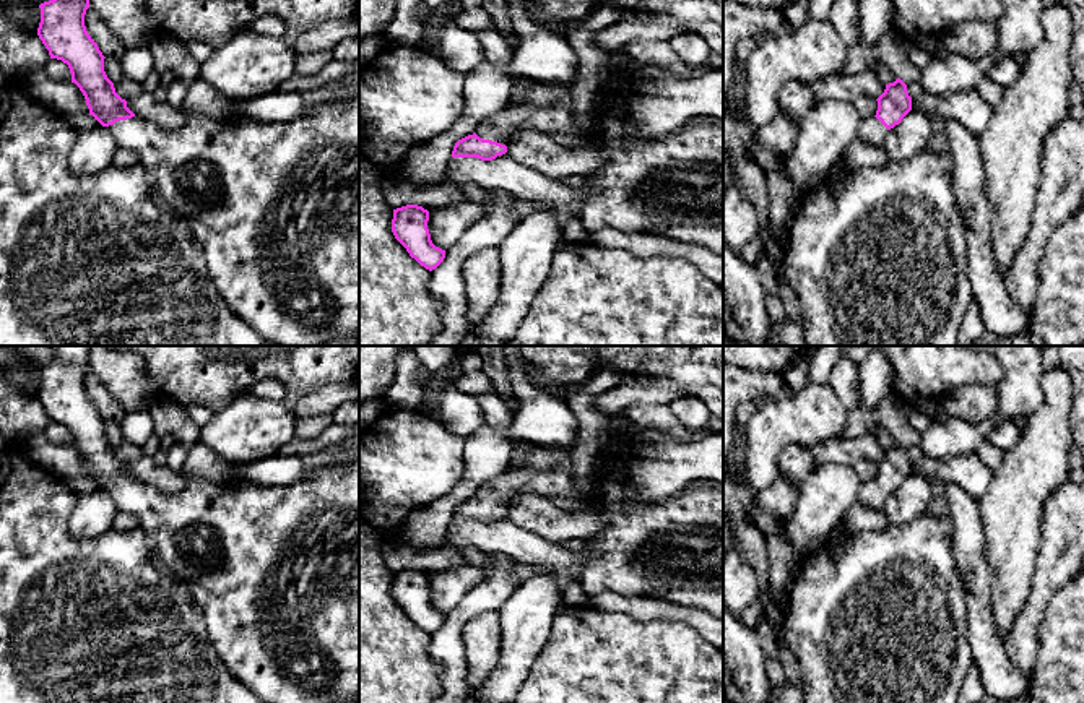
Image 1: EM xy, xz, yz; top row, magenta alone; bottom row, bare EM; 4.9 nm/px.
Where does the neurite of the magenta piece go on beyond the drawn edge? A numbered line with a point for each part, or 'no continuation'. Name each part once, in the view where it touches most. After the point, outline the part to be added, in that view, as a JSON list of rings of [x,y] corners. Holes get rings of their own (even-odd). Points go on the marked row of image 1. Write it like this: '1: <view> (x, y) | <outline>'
1: xz (673, 185) | [[[575,76],[569,83],[531,80],[522,99],[510,101],[502,112],[484,119],[475,133],[509,148],[518,130],[533,128],[562,148],[598,151],[603,162],[585,174],[590,190],[583,192],[579,213],[588,234],[606,227],[626,234],[652,232],[704,245],[723,257],[723,123],[694,120],[645,144],[629,144],[626,136],[632,128],[631,102],[637,91],[631,81],[624,84],[609,81],[598,94],[590,133],[580,136],[574,128],[572,86]]]

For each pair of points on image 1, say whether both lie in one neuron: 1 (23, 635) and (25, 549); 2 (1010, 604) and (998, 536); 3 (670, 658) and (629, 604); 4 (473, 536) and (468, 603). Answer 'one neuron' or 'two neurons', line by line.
1: one neuron
2: one neuron
3: two neurons
4: two neurons

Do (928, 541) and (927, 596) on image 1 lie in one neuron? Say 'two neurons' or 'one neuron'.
one neuron

